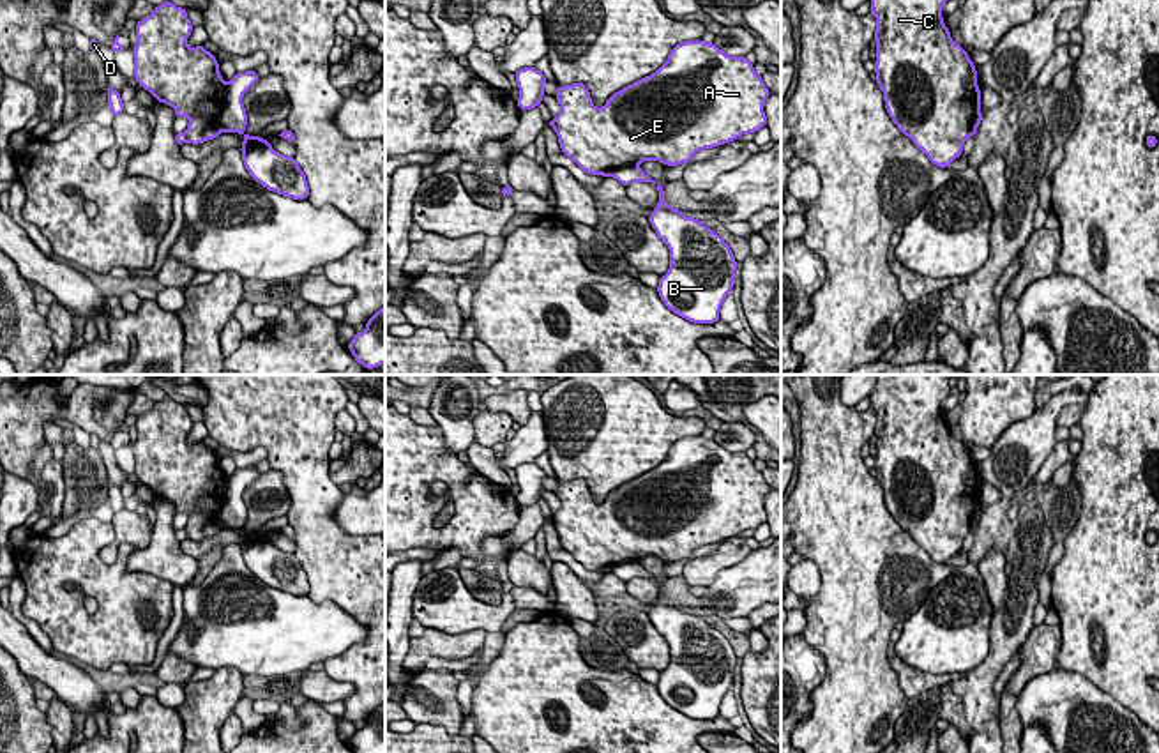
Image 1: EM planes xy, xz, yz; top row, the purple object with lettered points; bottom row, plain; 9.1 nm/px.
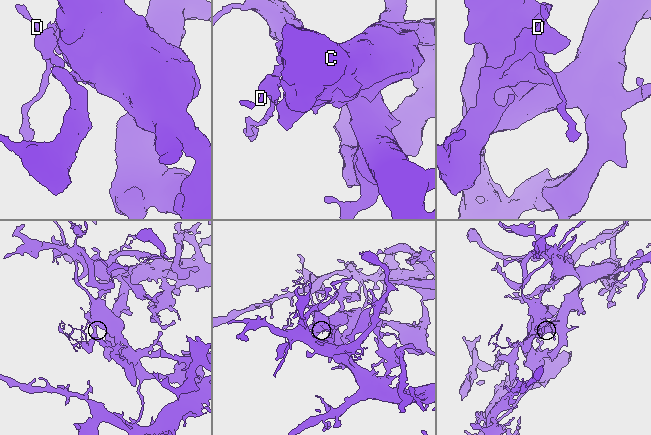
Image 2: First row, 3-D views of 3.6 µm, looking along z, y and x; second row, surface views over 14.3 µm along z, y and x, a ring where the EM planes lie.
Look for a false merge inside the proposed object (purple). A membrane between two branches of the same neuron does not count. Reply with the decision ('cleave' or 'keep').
cleave

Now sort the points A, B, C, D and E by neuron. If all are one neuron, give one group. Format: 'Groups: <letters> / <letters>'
Groups: A C D E / B

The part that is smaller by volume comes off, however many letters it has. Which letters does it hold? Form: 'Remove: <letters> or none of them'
Remove: A, C, D, E

